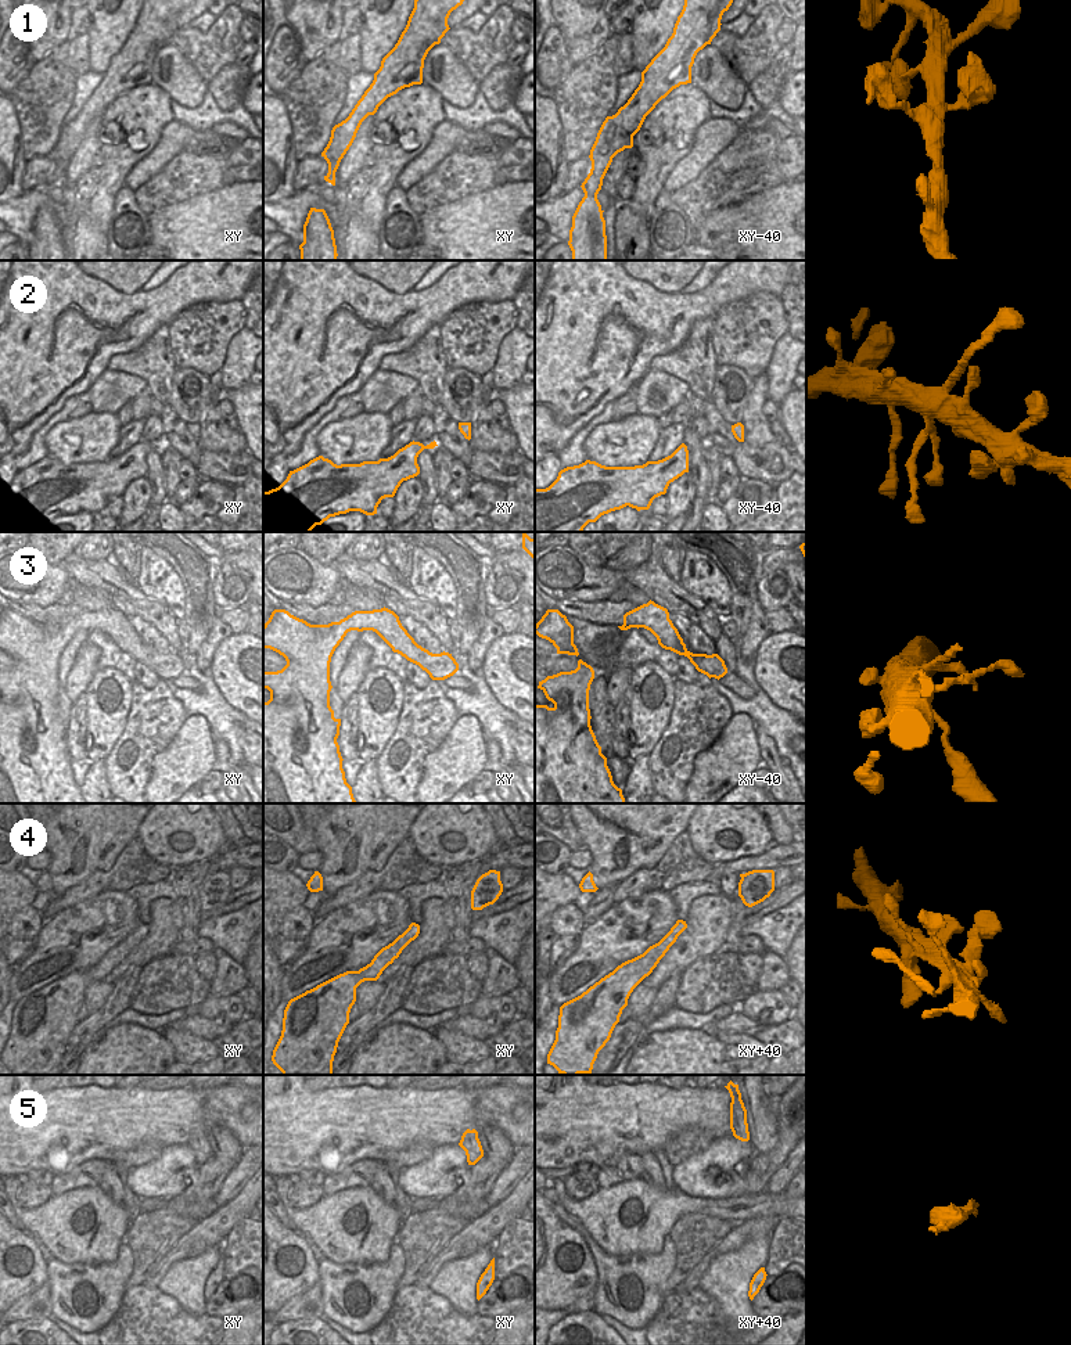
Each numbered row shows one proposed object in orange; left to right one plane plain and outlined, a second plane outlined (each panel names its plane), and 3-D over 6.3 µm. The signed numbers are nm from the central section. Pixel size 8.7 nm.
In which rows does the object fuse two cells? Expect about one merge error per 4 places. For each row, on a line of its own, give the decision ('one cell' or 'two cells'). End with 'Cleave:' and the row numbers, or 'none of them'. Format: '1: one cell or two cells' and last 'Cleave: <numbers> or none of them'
1: one cell
2: one cell
3: one cell
4: one cell
5: one cell
Cleave: none of them

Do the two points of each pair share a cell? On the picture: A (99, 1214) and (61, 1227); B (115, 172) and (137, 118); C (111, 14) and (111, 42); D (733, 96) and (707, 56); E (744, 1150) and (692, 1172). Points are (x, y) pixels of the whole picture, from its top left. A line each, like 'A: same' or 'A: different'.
A: same
B: same
C: same
D: same
E: same

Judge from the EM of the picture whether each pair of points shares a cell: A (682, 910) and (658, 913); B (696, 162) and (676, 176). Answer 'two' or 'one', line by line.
A: two
B: one

